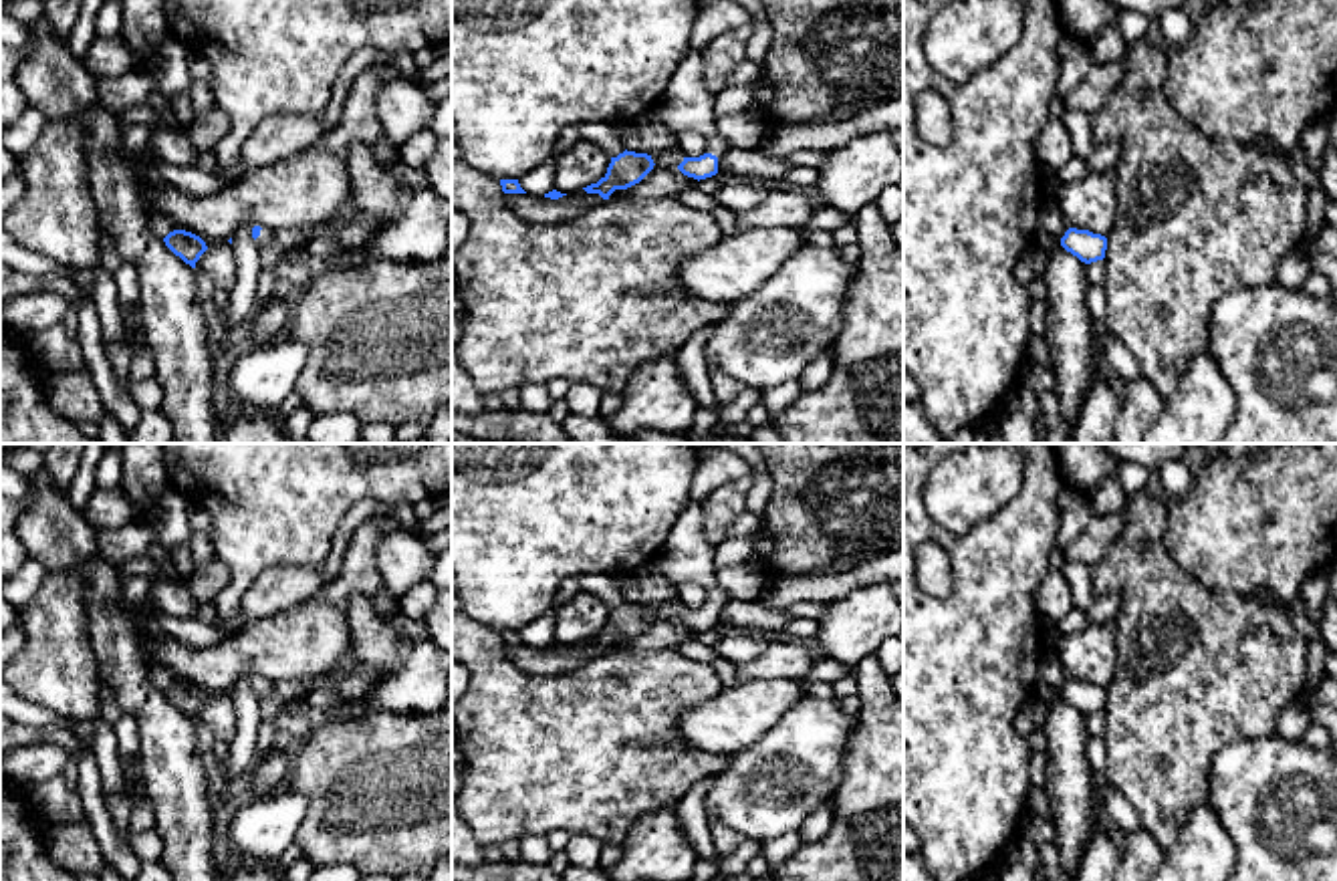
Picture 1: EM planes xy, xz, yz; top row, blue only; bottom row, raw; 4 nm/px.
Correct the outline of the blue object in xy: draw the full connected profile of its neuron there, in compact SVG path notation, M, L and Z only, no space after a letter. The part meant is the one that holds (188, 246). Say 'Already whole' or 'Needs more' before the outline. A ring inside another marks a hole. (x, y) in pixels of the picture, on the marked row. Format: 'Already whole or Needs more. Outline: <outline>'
Already whole. Outline: M186 230L169 232L163 242L175 256L179 256L192 268L196 268L196 262L208 250L206 242L200 236Z

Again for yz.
Already whole. Outline: M1069 228L1061 238L1061 246L1081 262L1091 264L1105 258L1107 238L1089 230Z

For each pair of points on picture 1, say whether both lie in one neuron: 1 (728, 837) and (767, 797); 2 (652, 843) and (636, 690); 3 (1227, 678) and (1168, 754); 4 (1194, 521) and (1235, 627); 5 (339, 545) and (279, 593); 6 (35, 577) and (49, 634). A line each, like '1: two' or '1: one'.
1: two
2: two
3: one
4: two
5: one
6: two

